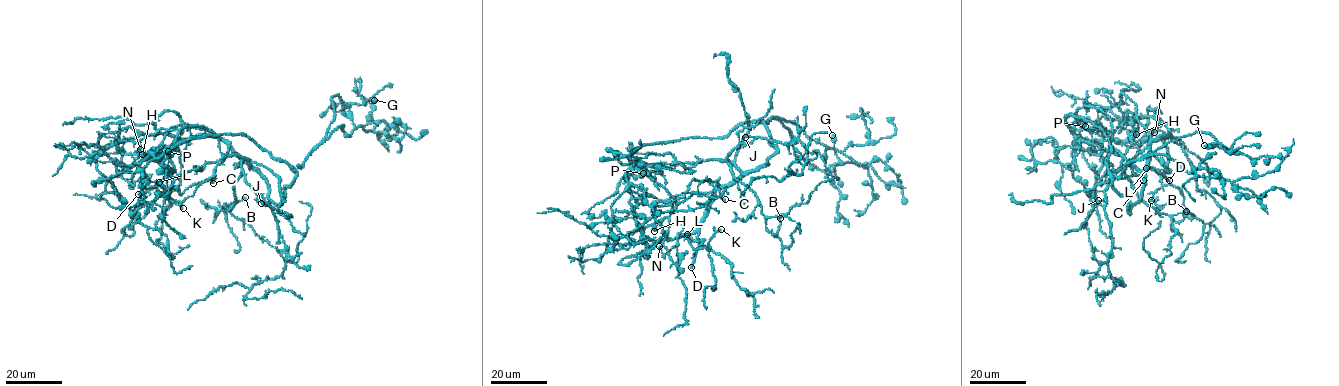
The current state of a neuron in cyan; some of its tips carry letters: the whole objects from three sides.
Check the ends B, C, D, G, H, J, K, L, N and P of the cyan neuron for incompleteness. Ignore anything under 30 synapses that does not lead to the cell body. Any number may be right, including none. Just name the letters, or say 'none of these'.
D

